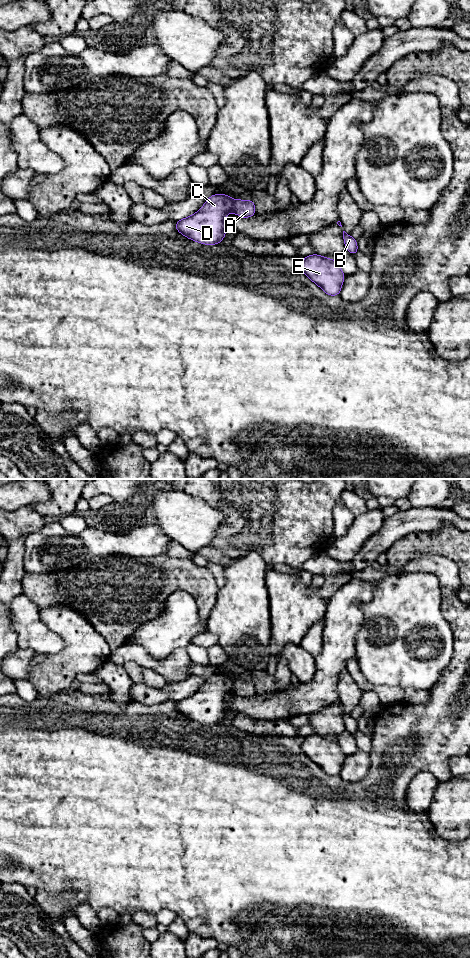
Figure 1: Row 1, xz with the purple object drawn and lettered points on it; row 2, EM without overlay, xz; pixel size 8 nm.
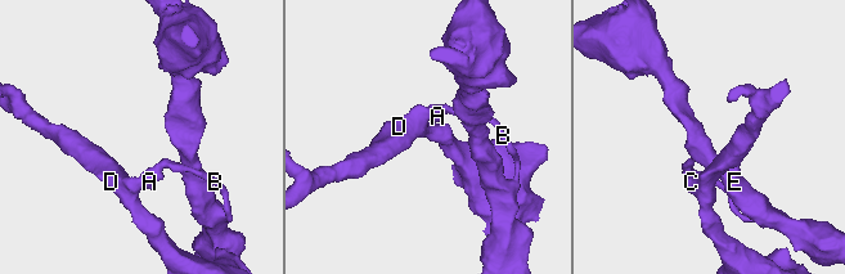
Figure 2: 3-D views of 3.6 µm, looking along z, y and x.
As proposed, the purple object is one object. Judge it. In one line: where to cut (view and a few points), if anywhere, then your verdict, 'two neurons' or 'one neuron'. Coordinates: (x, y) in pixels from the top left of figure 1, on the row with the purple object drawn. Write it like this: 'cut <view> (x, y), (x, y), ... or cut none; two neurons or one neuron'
cut xz (234, 200), (233, 211); two neurons

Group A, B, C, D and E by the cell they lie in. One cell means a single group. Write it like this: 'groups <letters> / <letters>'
groups A B E / C D

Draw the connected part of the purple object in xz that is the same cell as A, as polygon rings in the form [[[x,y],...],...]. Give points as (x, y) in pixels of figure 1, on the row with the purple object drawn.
[[[234,200],[234,213],[242,218],[249,218],[256,214],[256,209],[253,200]]]

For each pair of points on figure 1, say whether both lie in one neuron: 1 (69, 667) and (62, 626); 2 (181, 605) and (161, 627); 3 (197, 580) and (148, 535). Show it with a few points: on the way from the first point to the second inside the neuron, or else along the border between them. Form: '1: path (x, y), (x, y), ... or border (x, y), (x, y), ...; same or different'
1: path (69, 657), (69, 636); same
2: path (178, 610), (166, 622); same
3: border (164, 553), (149, 558), (141, 558); different

